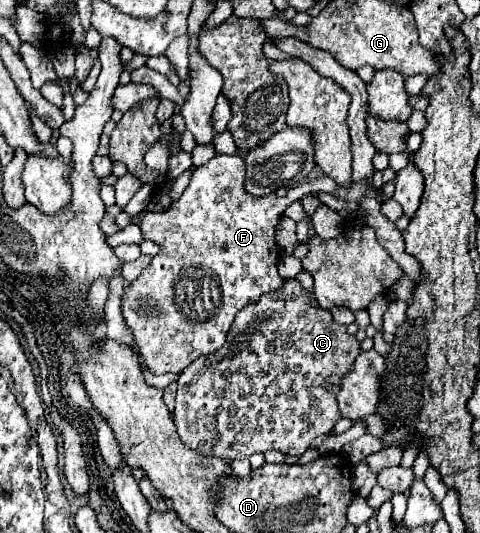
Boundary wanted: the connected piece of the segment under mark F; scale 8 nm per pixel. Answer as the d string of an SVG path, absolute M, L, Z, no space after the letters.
M216 154L204 166L192 170L192 178L182 196L172 202L172 206L164 212L140 212L140 230L144 238L160 244L160 252L154 256L150 266L142 272L136 282L132 282L122 296L122 316L126 324L132 328L136 344L140 346L142 356L146 358L146 366L154 374L176 372L180 374L188 364L192 364L198 356L210 354L218 350L226 334L234 322L238 310L242 310L248 302L258 300L262 294L278 288L282 278L276 270L278 264L278 246L274 240L276 224L290 202L308 193L326 192L350 200L362 200L364 192L368 192L368 184L352 182L348 188L338 186L328 176L318 177L288 190L284 197L276 194L254 198L244 188L244 158L238 154L226 156Z

